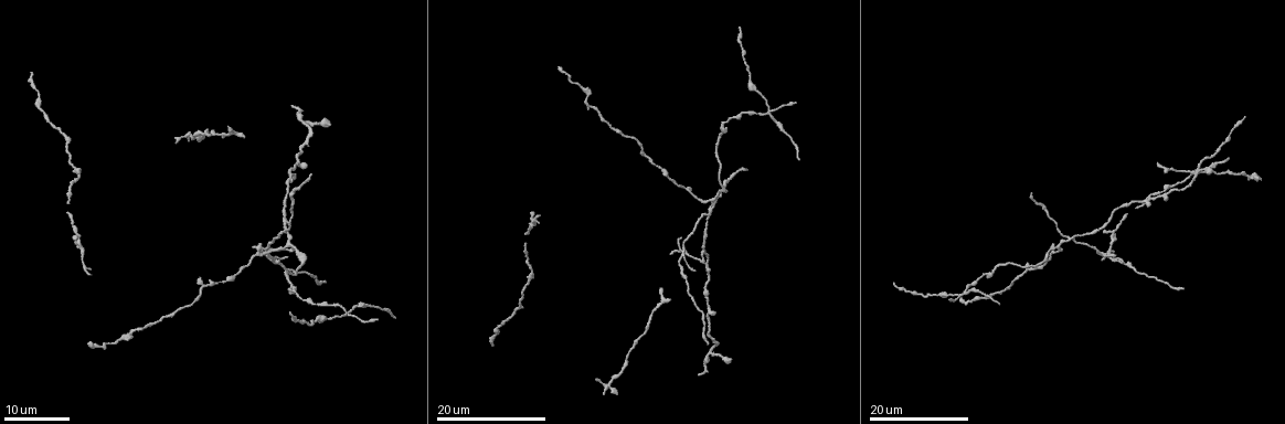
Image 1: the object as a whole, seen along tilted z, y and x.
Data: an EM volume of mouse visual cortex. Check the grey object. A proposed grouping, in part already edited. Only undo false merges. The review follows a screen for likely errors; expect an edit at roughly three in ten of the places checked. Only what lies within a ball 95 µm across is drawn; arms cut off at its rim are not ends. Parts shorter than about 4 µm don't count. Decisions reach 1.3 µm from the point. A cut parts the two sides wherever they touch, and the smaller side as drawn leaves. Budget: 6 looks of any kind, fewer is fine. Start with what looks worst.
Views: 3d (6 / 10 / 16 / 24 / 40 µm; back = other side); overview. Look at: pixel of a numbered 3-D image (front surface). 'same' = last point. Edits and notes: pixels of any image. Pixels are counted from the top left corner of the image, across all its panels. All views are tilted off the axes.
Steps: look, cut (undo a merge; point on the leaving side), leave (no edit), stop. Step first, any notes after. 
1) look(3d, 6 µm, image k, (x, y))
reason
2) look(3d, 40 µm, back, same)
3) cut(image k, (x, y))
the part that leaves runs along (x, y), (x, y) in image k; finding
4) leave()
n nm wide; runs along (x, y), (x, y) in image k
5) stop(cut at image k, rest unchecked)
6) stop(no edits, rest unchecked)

look(3d, 16 µm, image 1, (768, 114))
looks like a crossing

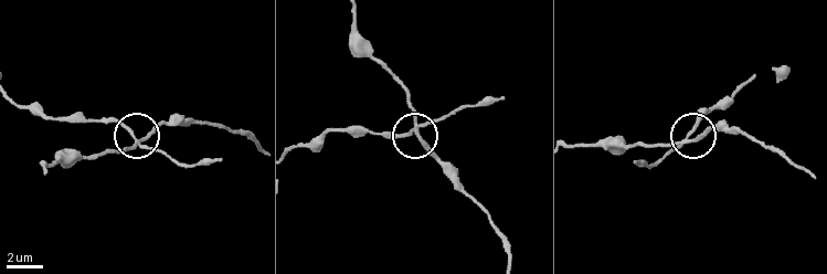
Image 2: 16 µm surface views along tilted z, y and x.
look(3d, 10 µm, image 2, (687, 139))

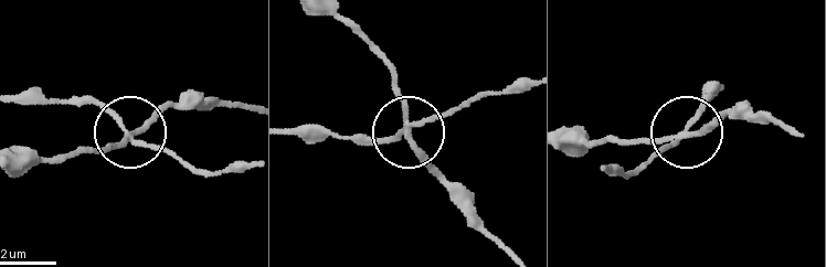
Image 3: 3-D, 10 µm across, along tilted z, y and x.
cut(image 3, (150, 120))
side arm 12 µm; the part that leaves runs along (130, 136), (117, 146), (14, 161) in image 3; a second neuron is stuck on

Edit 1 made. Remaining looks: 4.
look(3d, 24 µm, image 1, (708, 213))
four arms meet

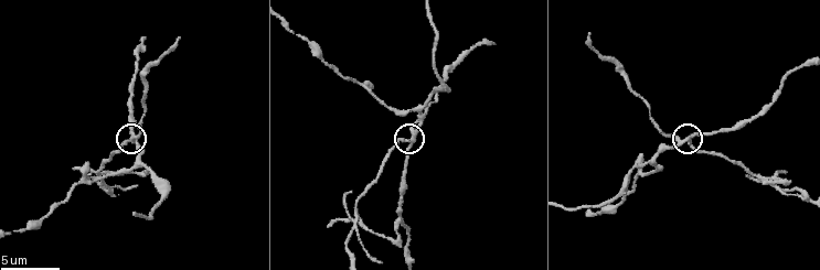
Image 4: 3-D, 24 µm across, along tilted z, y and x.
look(3d, 6 µm, image 4, (687, 139))

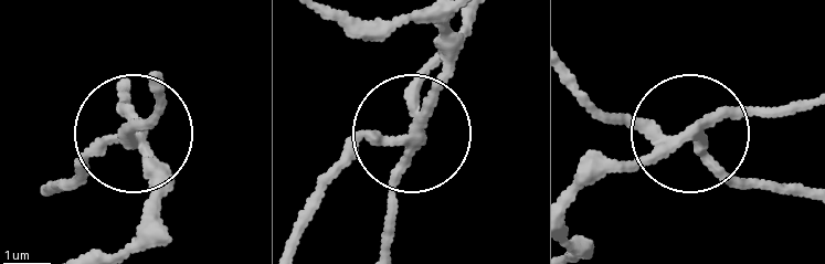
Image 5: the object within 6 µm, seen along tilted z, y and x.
look(3d, 6 µm, back, image 5, (696, 129))

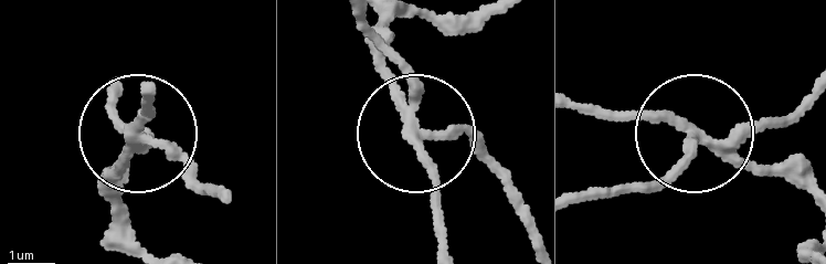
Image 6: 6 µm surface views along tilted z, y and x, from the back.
cut(image 6, (197, 171))
220 nm wide; the part that leaves runs along (140, 139), (218, 196) in image 6; a second neuron is stuck on

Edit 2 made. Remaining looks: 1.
stop(cut at image 3, cut at image 6, rest unchecked)

